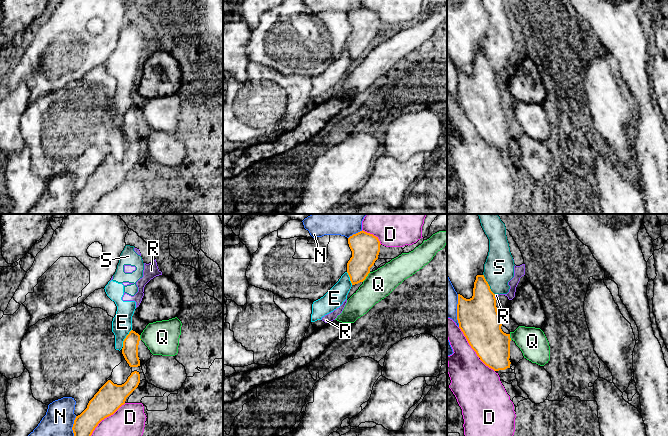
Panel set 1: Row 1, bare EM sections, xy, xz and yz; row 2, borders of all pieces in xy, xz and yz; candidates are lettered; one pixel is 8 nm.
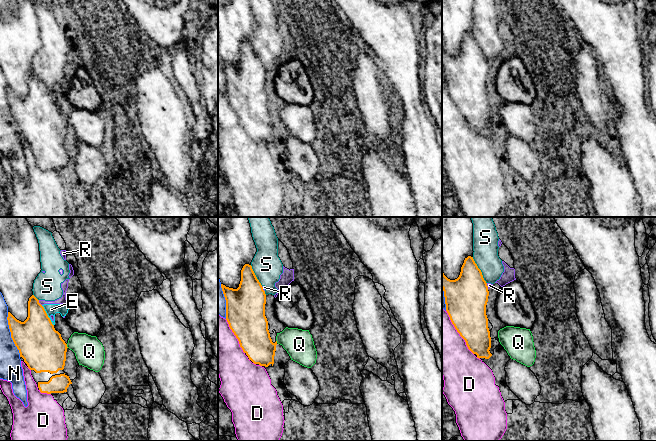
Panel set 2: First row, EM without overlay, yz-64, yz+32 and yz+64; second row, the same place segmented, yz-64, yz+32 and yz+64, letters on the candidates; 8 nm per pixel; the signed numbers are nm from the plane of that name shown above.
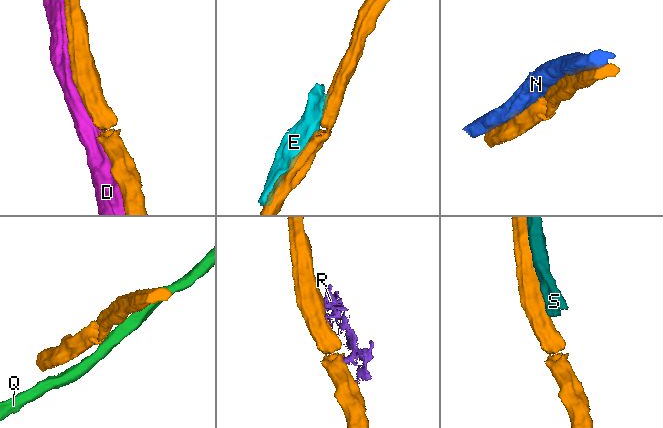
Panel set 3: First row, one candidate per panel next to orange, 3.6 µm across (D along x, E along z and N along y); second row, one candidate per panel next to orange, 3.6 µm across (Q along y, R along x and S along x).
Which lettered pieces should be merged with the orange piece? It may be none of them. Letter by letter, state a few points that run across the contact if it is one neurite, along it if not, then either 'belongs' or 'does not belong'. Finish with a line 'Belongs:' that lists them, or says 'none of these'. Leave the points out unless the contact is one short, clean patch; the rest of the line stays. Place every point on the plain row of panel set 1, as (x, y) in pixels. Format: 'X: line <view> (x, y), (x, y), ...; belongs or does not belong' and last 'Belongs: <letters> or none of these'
D: does not belong
E: does not belong
N: does not belong
Q: line xz (370, 48), (362, 57); does not belong
R: does not belong
S: does not belong
Belongs: none of these

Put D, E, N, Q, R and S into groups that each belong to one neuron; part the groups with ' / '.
D / E R S / N / Q

